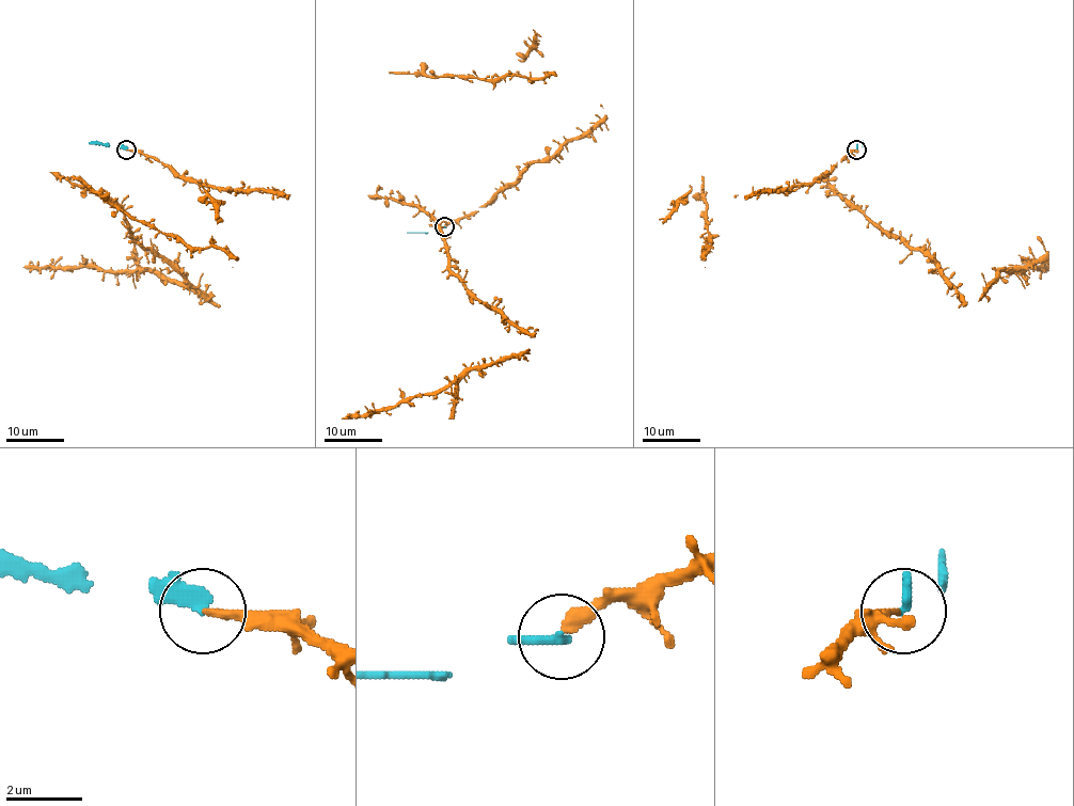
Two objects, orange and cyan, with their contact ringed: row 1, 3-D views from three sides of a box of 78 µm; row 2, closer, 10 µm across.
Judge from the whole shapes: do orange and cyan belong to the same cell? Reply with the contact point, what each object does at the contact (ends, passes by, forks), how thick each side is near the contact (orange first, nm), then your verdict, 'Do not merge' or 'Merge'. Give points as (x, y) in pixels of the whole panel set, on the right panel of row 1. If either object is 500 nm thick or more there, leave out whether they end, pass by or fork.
Place: (856, 149). At the ring orange ends. At the ring cyan ends. Thickness 240 nm (orange) against 360 nm. Merge

